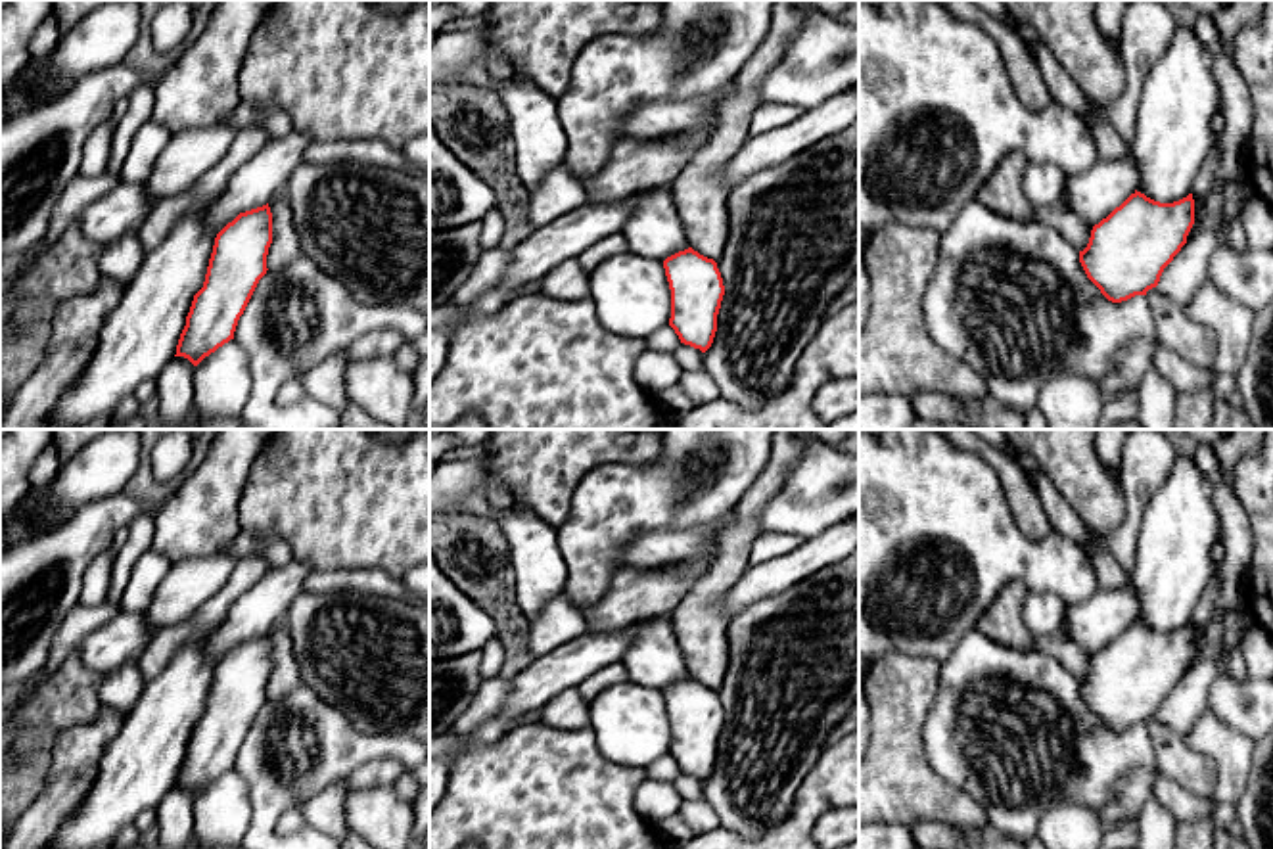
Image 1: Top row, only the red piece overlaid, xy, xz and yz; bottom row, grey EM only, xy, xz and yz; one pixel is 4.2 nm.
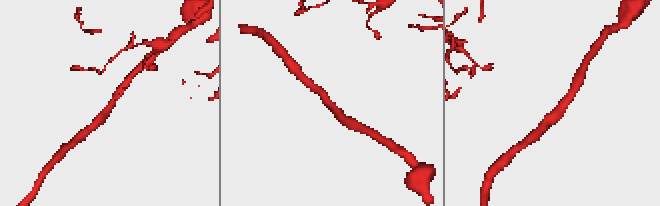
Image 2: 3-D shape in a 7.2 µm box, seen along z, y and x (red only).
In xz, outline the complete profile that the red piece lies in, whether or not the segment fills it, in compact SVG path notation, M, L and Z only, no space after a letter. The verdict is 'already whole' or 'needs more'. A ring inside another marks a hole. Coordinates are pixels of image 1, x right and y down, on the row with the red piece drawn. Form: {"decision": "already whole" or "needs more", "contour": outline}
{"decision": "already whole", "contour": "M679 251L663 261L671 289L669 326L681 343L706 353L717 332L725 286L717 263L694 251Z"}

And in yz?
{"decision": "already whole", "contour": "M1135 190L1093 226L1087 247L1079 251L1079 263L1112 303L1146 295L1187 243L1192 224L1192 194L1160 203Z"}

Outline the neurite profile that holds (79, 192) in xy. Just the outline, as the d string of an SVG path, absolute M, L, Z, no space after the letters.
M104 172L96 178L77 174L69 180L61 192L52 215L48 228L40 240L44 253L48 247L82 215L82 211L96 199L104 197L121 182L119 174Z

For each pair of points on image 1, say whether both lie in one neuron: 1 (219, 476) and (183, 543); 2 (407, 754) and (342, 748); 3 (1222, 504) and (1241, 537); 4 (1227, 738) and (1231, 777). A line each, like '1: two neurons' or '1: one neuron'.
1: one neuron
2: one neuron
3: one neuron
4: one neuron

